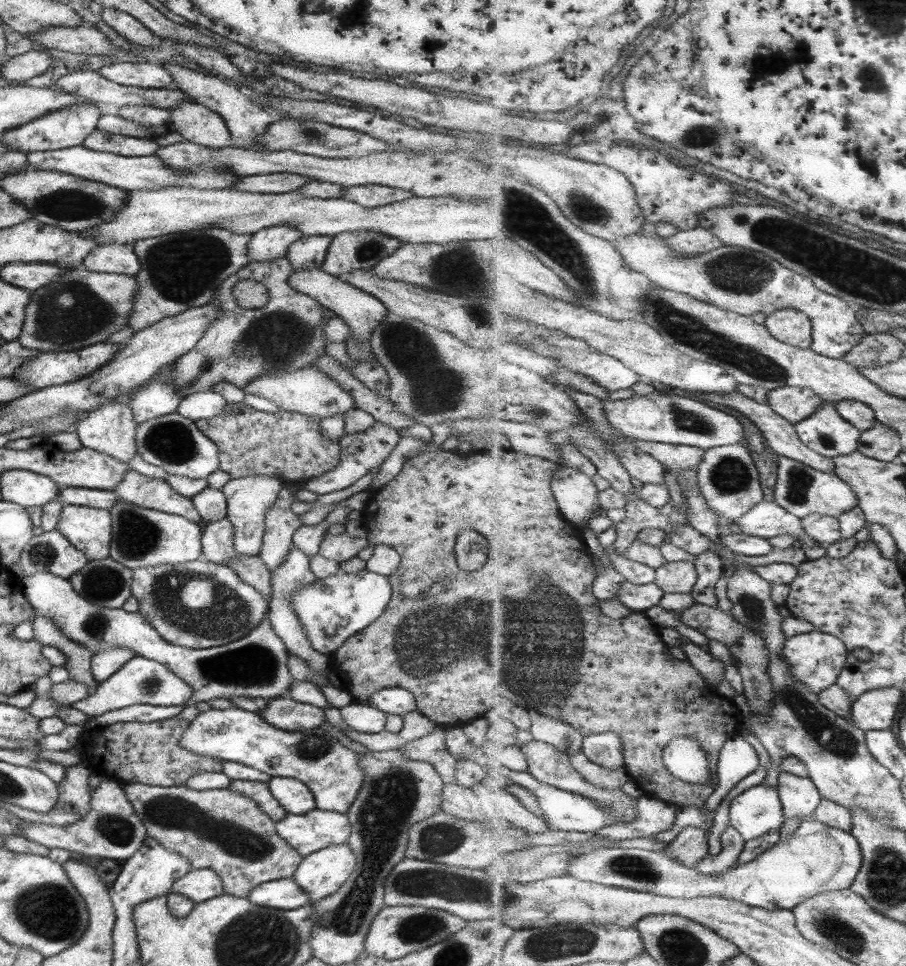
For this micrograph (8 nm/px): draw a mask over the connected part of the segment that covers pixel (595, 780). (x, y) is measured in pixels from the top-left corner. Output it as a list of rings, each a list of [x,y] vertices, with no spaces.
[[[583,751],[571,754],[570,759],[575,770],[580,772],[581,776],[587,779],[589,783],[595,784],[597,787],[621,789],[623,784],[632,780],[625,764],[619,769],[603,768],[599,764],[591,762],[591,759]]]

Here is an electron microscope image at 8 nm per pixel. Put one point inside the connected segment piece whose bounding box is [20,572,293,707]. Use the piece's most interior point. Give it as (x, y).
(255, 666)

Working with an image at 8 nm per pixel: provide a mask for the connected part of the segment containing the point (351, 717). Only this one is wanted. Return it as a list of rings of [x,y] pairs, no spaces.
[[[352,702],[338,711],[344,724],[351,730],[365,734],[377,734],[384,729],[386,714],[369,704]]]

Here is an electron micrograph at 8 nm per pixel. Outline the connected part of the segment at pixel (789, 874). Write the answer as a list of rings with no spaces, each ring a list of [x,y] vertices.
[[[812,817],[801,822],[791,838],[785,838],[775,844],[770,850],[749,863],[743,863],[739,867],[728,868],[713,874],[702,874],[694,868],[683,866],[674,859],[661,852],[644,849],[603,848],[603,850],[591,850],[587,854],[581,854],[568,866],[567,872],[587,882],[598,882],[605,886],[617,886],[631,890],[647,891],[666,897],[695,898],[708,896],[724,896],[732,898],[749,906],[761,907],[767,910],[794,910],[794,908],[821,893],[833,890],[845,890],[851,888],[859,871],[862,869],[862,847],[858,838],[851,832],[831,828],[823,822],[817,822]]]

